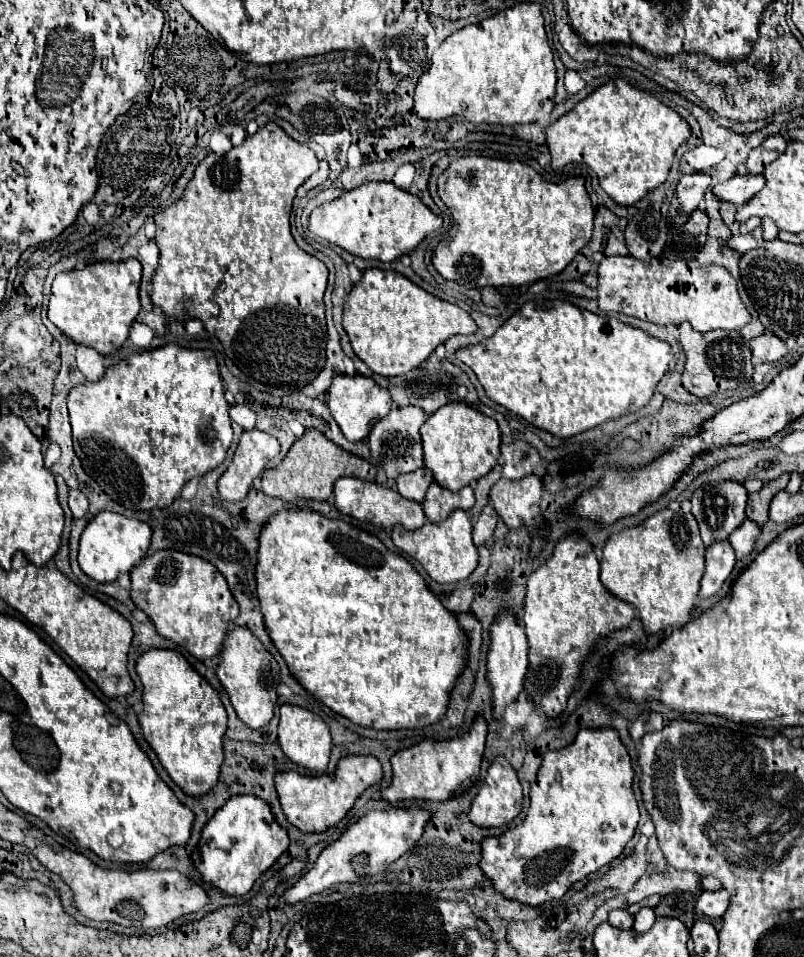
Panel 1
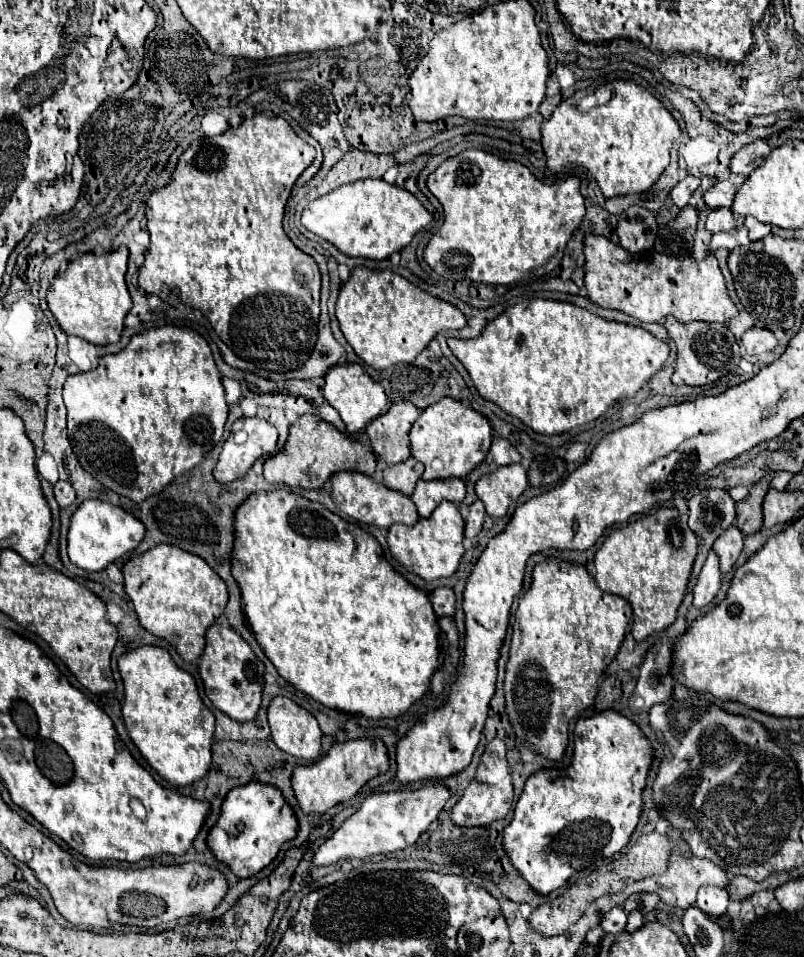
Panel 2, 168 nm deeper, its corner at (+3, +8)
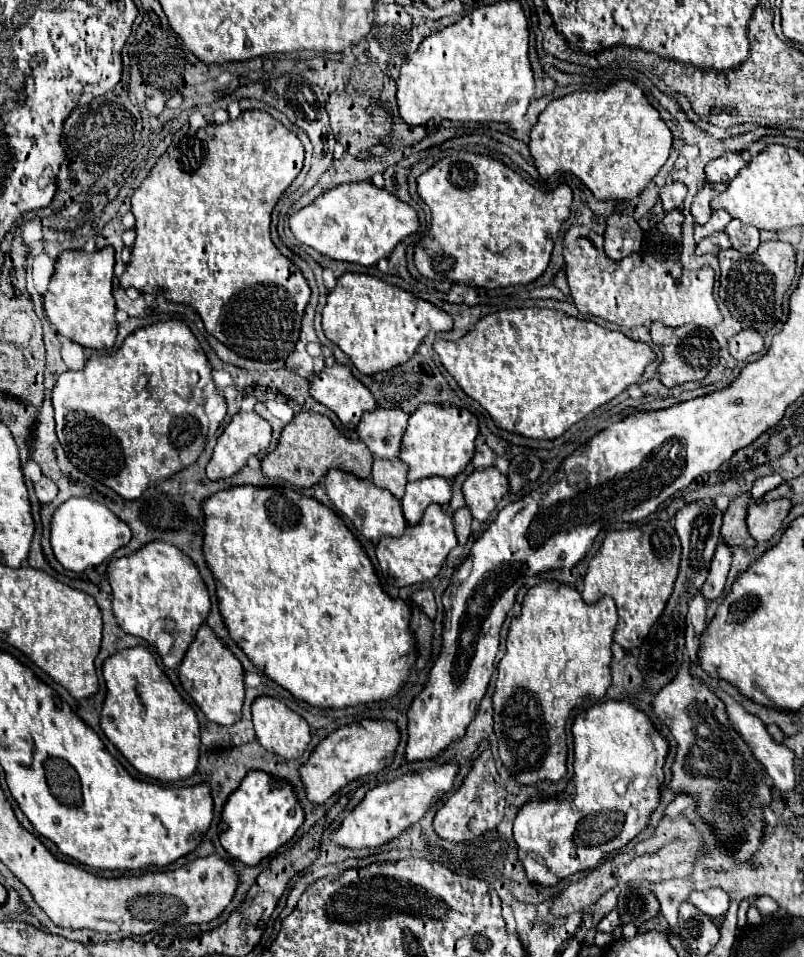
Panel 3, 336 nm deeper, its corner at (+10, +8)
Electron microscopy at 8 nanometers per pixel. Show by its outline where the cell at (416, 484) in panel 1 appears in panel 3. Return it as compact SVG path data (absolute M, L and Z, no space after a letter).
M375 459L373 461L373 483L391 491L397 499L403 497L407 485L407 465L401 459Z

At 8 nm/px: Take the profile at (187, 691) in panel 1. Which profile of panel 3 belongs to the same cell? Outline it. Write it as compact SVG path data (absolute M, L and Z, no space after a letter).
M143 647L123 649L103 663L103 677L107 685L107 697L101 711L101 729L107 739L123 753L123 757L143 775L159 781L177 781L189 777L197 767L199 757L199 723L195 711L181 699L169 681L157 677L157 663L153 655Z

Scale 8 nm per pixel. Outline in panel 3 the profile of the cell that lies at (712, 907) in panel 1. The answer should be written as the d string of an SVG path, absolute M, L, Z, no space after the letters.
M723 889L693 891L689 901L709 917L721 917L729 909L729 895Z

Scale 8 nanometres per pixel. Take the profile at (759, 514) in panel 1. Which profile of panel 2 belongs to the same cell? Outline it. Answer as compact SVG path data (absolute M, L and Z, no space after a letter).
M762 479L756 485L750 487L750 495L742 501L736 503L738 517L736 517L736 527L750 535L756 533L762 527L762 501L770 489L770 479Z

